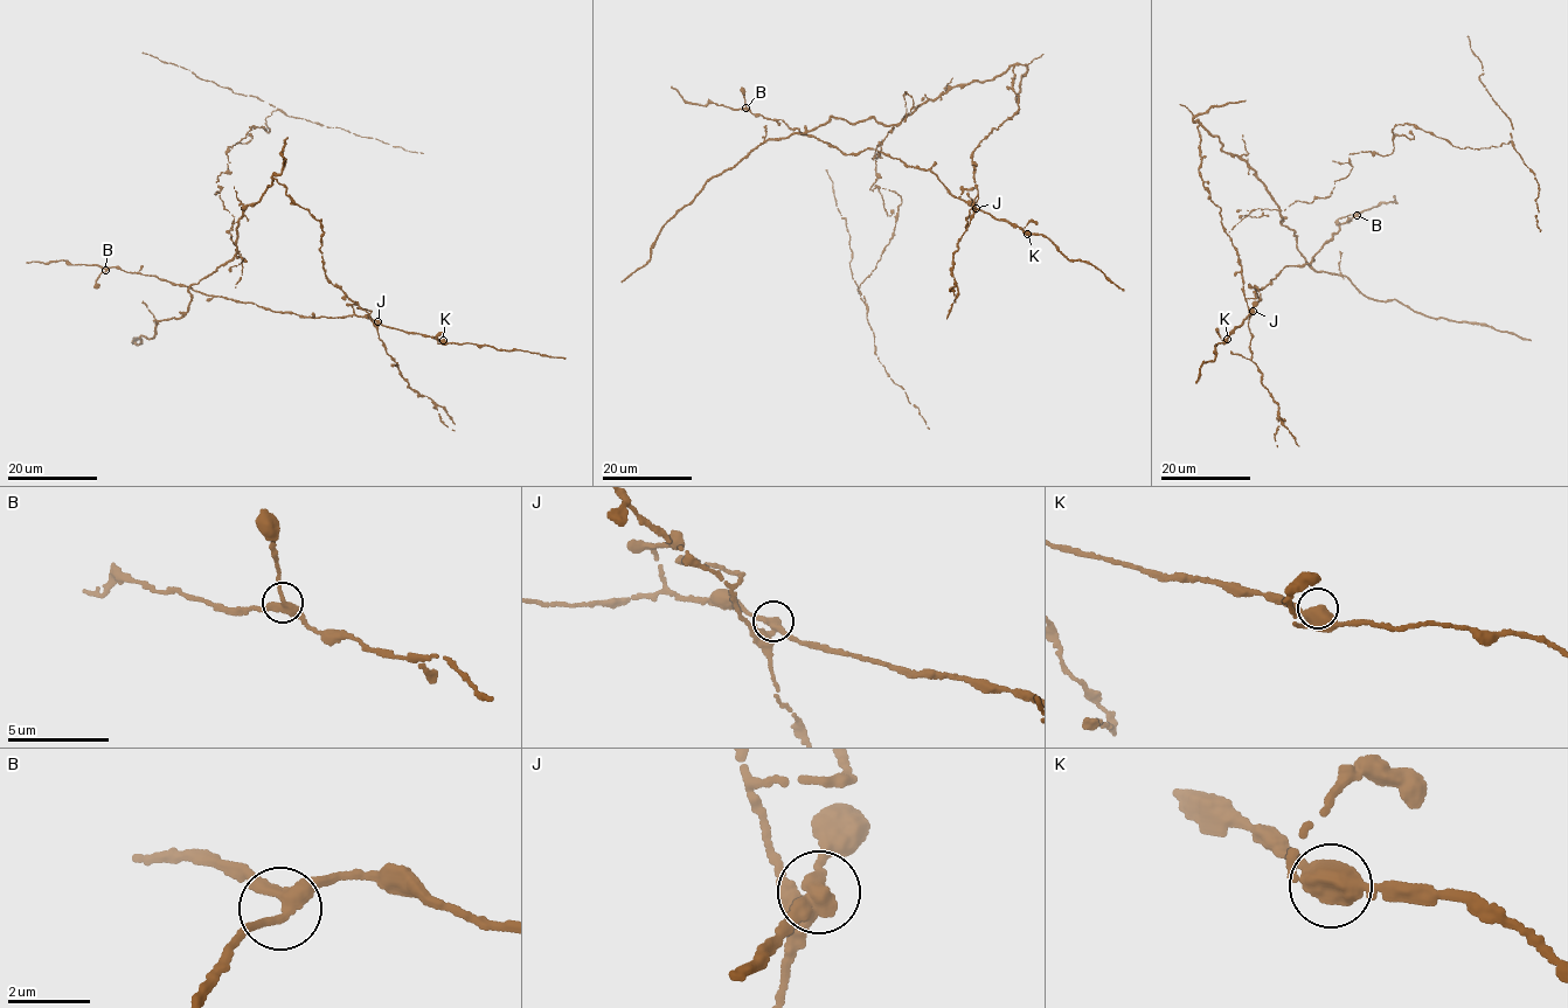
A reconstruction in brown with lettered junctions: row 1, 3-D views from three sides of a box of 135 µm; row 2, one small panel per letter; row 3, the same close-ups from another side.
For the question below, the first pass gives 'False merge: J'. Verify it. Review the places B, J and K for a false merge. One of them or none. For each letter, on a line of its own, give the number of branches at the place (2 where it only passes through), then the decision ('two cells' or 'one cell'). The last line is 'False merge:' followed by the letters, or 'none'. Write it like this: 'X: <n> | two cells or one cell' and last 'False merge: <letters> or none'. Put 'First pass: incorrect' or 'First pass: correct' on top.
First pass: correct
B: 3 | one cell
J: 3 | two cells
K: 3 | one cell
False merge: J

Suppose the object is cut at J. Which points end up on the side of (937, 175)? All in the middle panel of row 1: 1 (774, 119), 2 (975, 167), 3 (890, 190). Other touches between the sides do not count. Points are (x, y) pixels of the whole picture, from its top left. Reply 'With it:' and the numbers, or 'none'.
With it: 1

